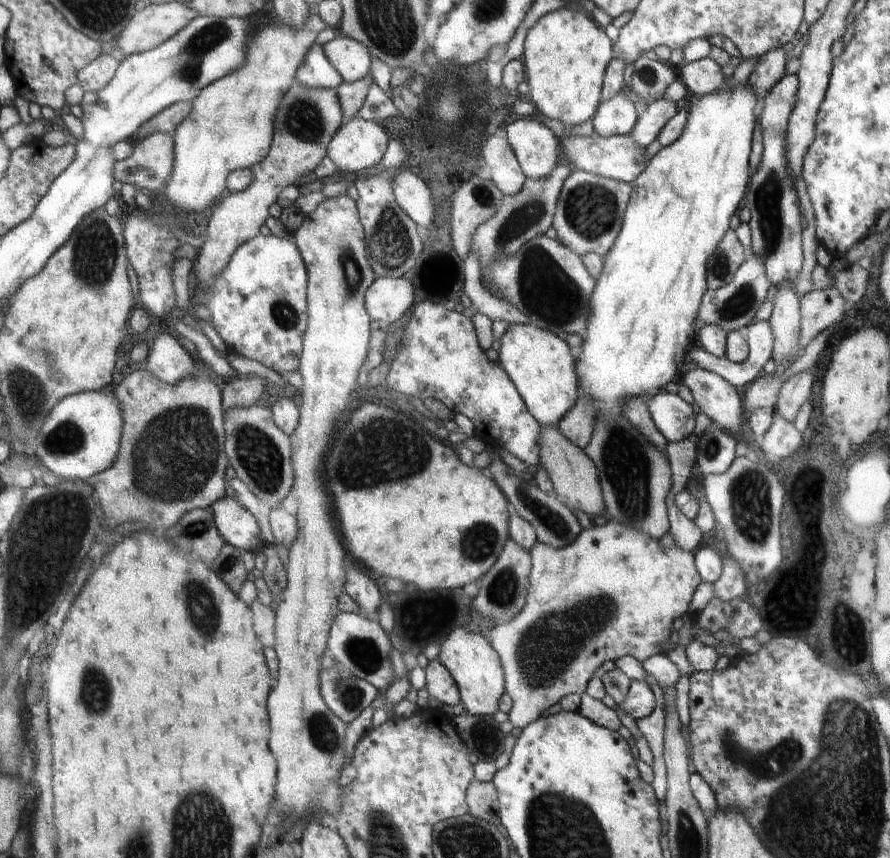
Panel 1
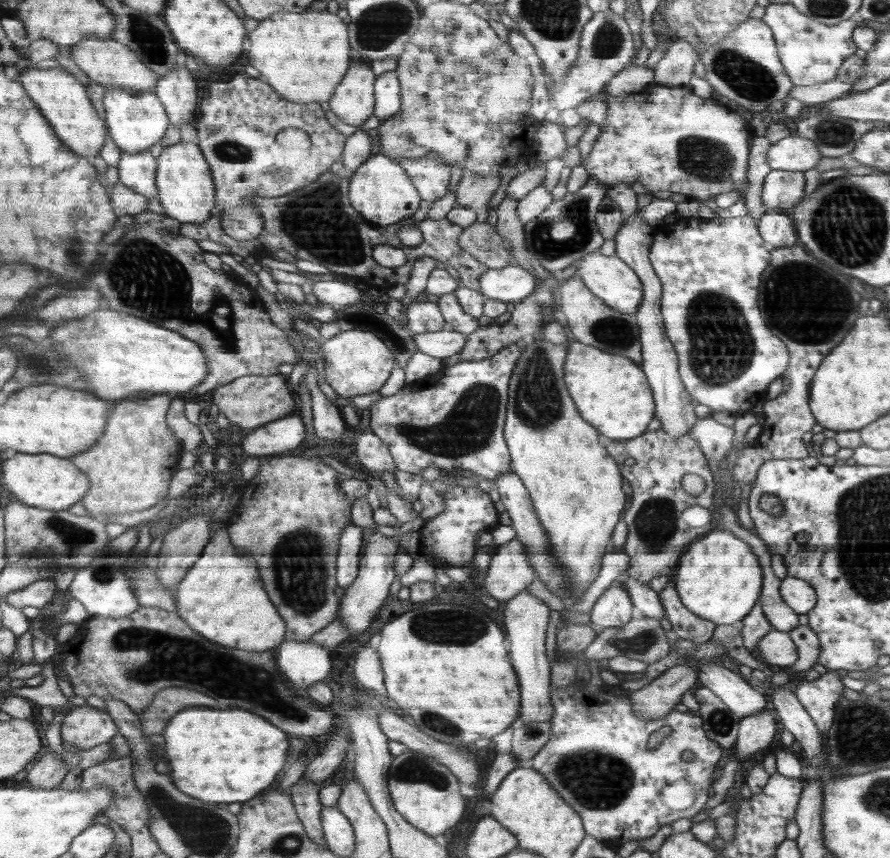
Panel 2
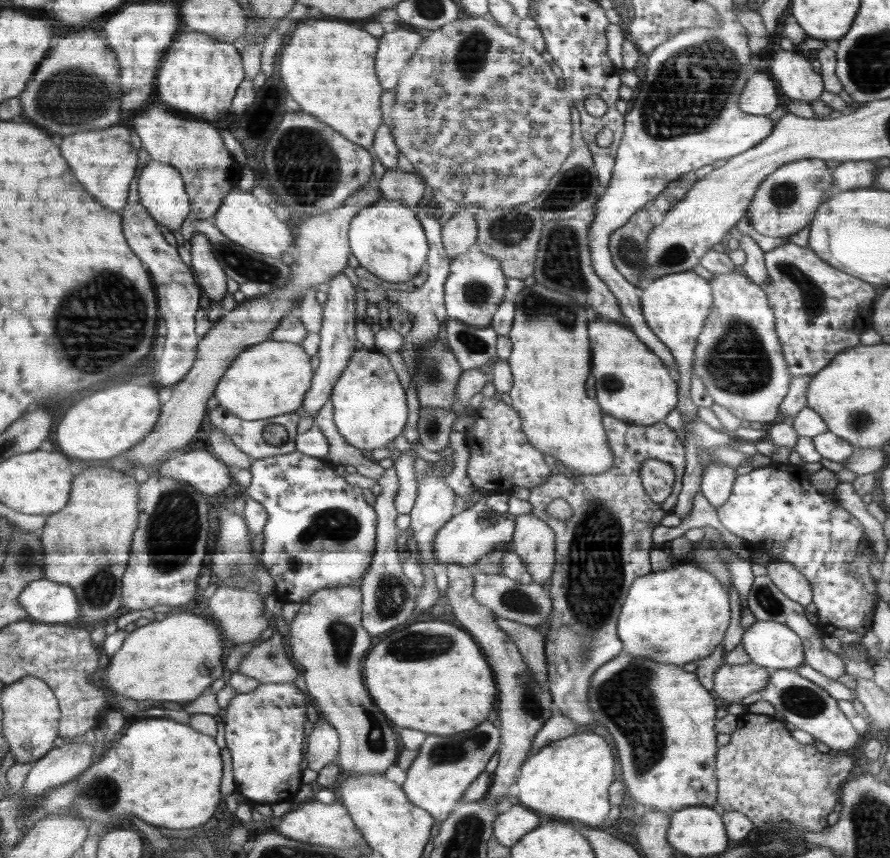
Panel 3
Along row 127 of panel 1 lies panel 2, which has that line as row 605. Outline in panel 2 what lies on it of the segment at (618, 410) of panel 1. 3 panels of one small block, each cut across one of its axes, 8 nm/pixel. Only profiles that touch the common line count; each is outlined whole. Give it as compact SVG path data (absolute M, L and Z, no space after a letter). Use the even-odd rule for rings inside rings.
M722 526L714 528L694 543L682 556L678 574L673 578L682 604L716 625L732 625L742 621L758 605L764 587L762 567L750 549L749 544Z

